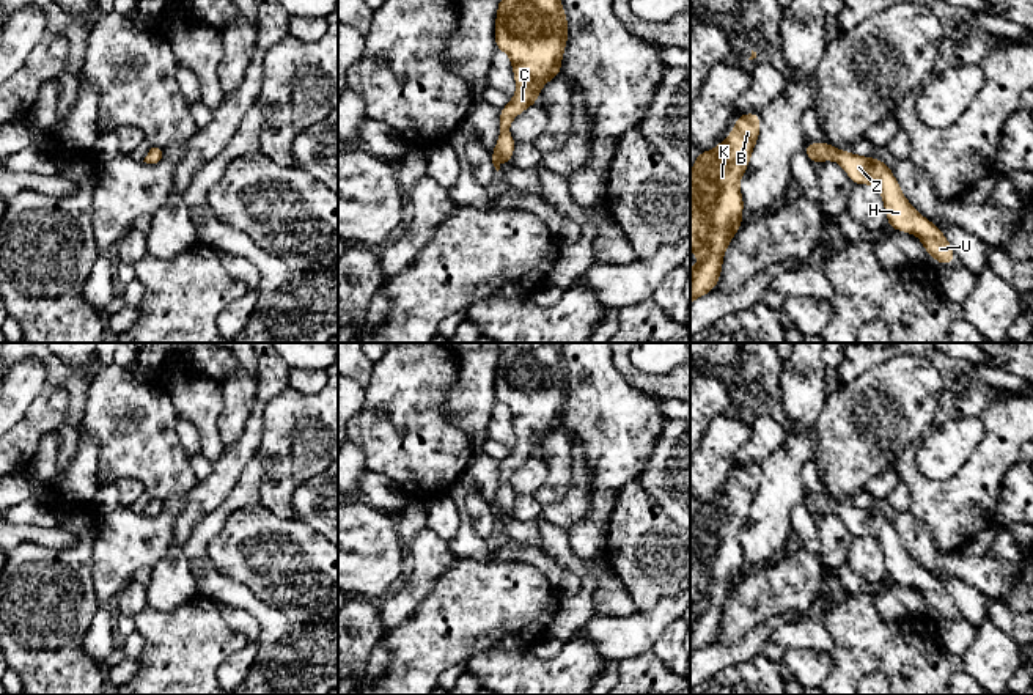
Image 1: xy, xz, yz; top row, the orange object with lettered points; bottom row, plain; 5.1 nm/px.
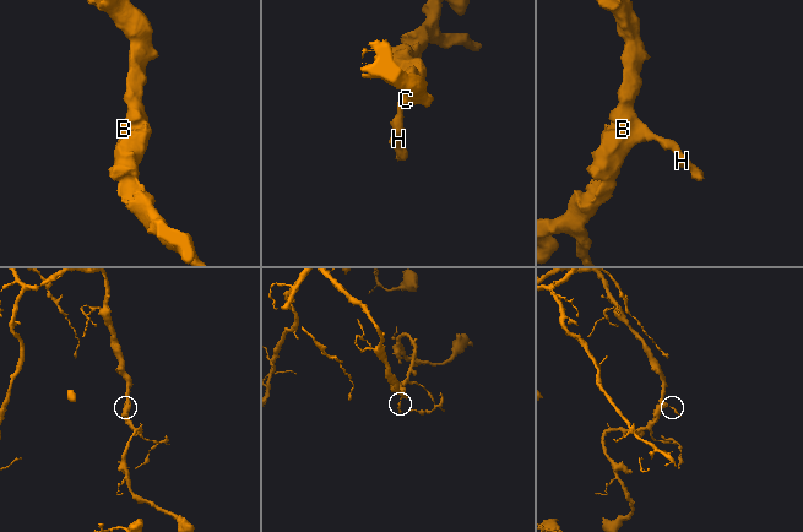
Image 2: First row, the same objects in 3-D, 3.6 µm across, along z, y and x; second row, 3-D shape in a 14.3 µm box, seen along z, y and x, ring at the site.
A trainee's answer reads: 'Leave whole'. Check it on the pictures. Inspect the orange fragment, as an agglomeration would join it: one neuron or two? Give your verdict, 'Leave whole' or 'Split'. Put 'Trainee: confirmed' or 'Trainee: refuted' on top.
Trainee: confirmed
Leave whole

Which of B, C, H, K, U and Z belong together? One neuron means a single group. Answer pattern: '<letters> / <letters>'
B C H K U Z

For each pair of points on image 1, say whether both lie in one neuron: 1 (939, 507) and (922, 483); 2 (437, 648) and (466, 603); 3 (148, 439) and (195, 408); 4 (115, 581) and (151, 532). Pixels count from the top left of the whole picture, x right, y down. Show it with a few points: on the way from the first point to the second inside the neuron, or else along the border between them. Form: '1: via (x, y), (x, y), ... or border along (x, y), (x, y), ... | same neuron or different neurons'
1: via (933, 500), (923, 489) | same neuron
2: via (450, 639), (453, 623), (461, 615) | same neuron
3: border along (158, 386), (167, 390), (178, 417) | different neurons
4: via (115, 568), (115, 563), (139, 540) | same neuron

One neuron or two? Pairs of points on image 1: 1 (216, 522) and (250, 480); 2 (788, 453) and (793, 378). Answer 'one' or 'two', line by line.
1: one
2: one

